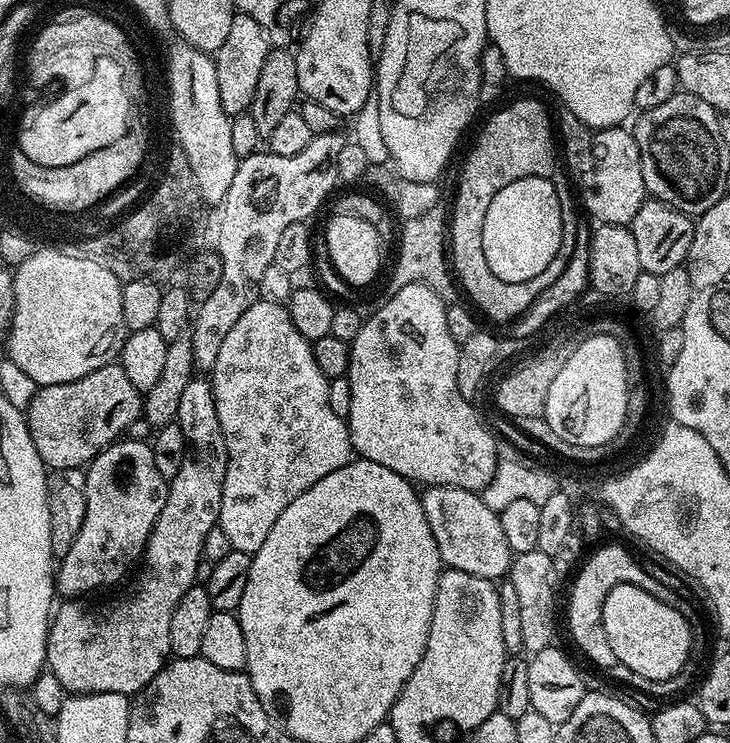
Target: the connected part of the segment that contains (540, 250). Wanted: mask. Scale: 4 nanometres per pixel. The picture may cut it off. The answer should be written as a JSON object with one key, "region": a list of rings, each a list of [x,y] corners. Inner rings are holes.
{"region":[[[520,180],[520,184],[512,184],[512,188],[504,188],[500,196],[496,196],[496,204],[492,204],[492,212],[488,212],[488,225],[484,228],[484,248],[488,252],[488,261],[493,260],[493,268],[508,280],[524,280],[527,276],[536,276],[548,260],[552,260],[552,252],[556,252],[556,243],[560,241],[560,208],[556,208],[556,192],[544,184],[544,180]]]}

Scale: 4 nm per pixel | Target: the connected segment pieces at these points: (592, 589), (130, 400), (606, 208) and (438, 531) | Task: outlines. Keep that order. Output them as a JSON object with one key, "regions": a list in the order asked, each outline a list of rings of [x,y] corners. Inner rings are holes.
{"regions":[[[[608,544],[600,548],[588,561],[579,565],[578,571],[571,577],[572,593],[568,596],[568,632],[580,652],[592,664],[600,668],[616,668],[618,661],[614,650],[610,650],[610,642],[606,638],[606,630],[602,626],[602,606],[606,602],[606,594],[619,584],[633,584],[666,602],[666,606],[674,606],[683,616],[691,617],[692,608],[684,596],[679,596],[668,584],[663,584],[656,576],[651,576],[626,549],[620,544]]],[[[113,362],[74,382],[37,387],[26,419],[34,450],[38,450],[45,469],[84,468],[101,450],[121,439],[129,426],[141,419],[143,411],[142,393],[126,378],[126,370]]],[[[617,126],[593,131],[590,154],[587,155],[583,166],[578,169],[578,176],[580,176],[578,200],[579,203],[580,200],[584,203],[585,210],[589,212],[587,215],[593,221],[601,224],[631,225],[634,214],[638,214],[638,210],[644,205],[646,193],[642,182],[642,162],[638,158],[638,142],[632,137],[632,133],[627,127]]],[[[434,484],[423,489],[422,499],[426,522],[430,522],[430,534],[434,534],[434,542],[438,542],[438,554],[445,567],[493,582],[503,579],[511,571],[513,553],[502,530],[500,513],[486,506],[480,492]]]]}

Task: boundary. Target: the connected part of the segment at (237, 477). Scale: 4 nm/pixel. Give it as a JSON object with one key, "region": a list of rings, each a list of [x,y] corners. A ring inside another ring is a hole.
{"region":[[[257,299],[246,314],[234,322],[218,350],[218,358],[214,358],[210,373],[218,426],[222,426],[228,455],[218,527],[226,530],[233,552],[249,554],[266,542],[270,526],[278,522],[278,514],[282,514],[298,494],[310,490],[314,482],[322,482],[326,474],[334,474],[334,470],[346,466],[354,456],[348,422],[330,410],[329,379],[318,370],[312,344],[294,330],[294,322],[290,322],[290,314],[283,303],[264,299]]]}

